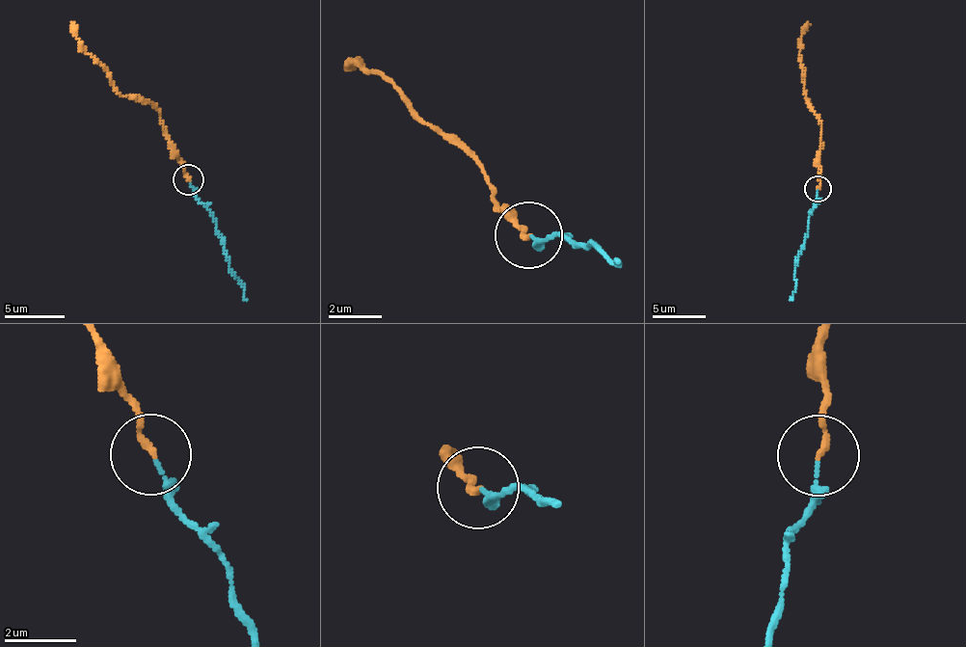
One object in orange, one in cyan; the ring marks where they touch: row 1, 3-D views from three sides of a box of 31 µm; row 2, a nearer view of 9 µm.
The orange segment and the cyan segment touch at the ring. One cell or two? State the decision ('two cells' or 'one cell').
one cell

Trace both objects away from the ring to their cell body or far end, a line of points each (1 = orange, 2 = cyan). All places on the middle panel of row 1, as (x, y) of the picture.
1: (526, 233), (526, 229), (495, 190), (417, 115), (412, 104), (356, 56), (345, 66)
2: (533, 233), (576, 247), (591, 239), (613, 264), (622, 258)

